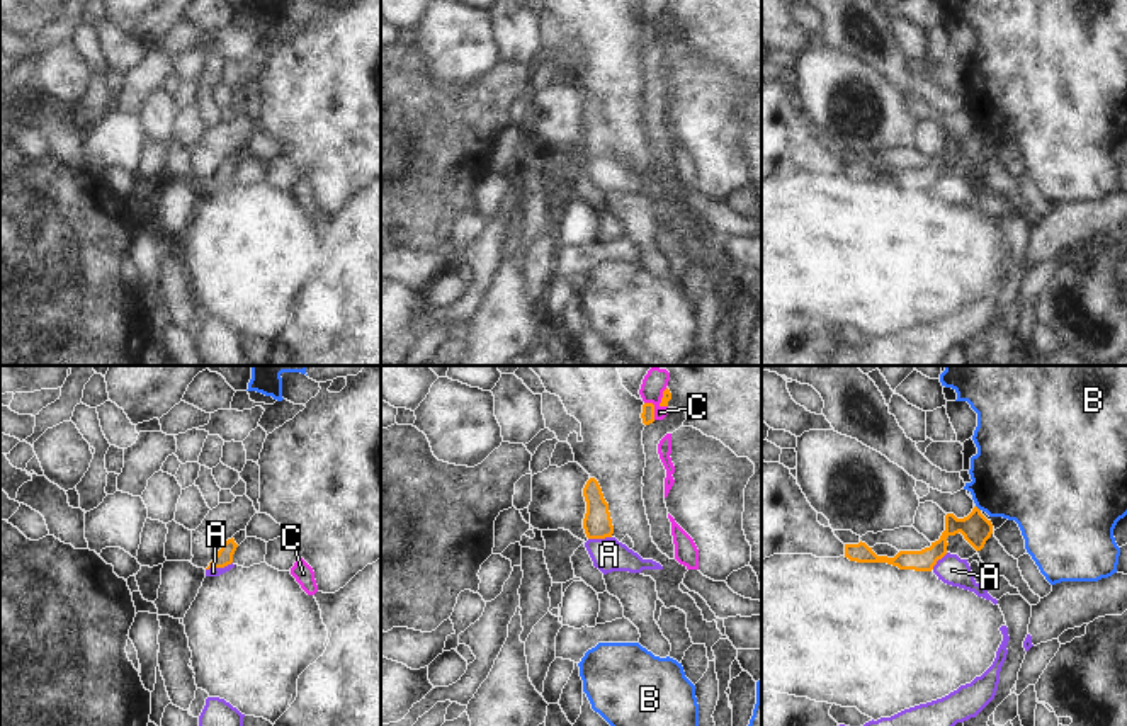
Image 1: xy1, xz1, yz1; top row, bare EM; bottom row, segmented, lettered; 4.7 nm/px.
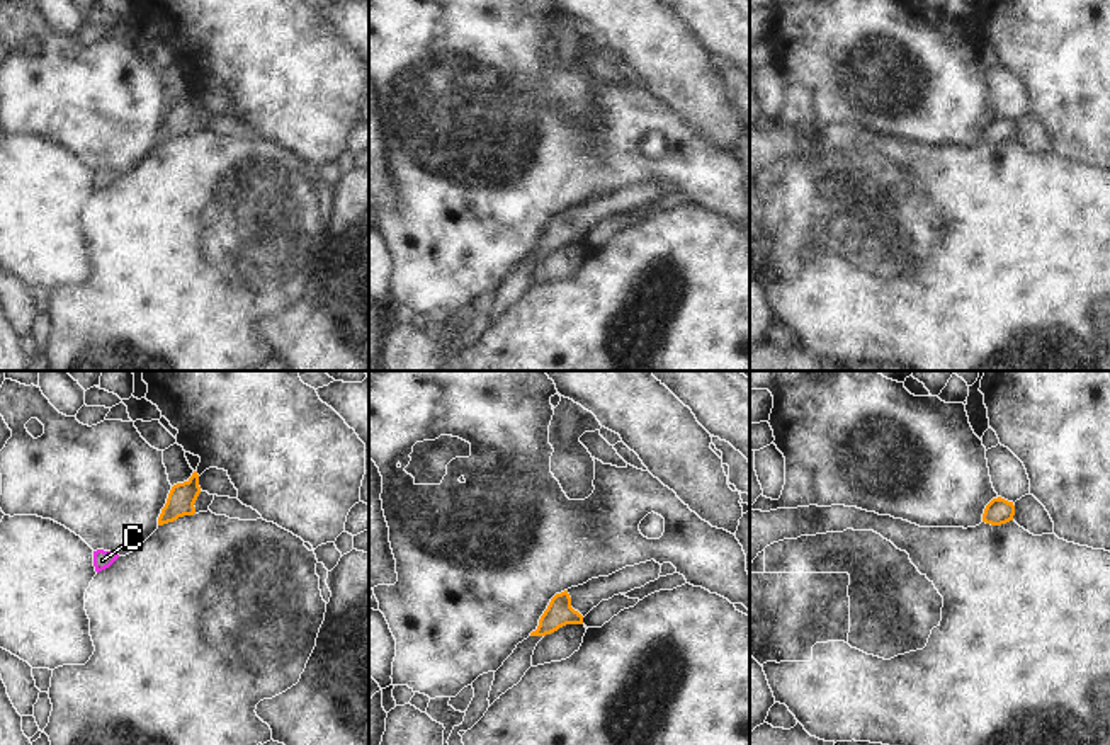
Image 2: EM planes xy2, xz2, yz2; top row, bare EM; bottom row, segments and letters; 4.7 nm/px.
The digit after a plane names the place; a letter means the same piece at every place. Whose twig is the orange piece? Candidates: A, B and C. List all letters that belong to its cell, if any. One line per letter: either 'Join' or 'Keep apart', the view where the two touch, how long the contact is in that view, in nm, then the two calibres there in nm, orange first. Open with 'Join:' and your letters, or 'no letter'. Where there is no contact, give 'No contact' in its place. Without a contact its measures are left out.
Join: no letter
A: Keep apart. Touches orange in xy1. Shared border 130 nm. Thickness 80 nm (orange) against 50 nm
B: Keep apart. Touches orange in yz1. Shared border 40 nm. Thickness 140 nm (orange) against 440 nm
C: Keep apart. Touches orange in xz1. Shared border 100 nm. Thickness 60 nm (orange) against 110 nm

